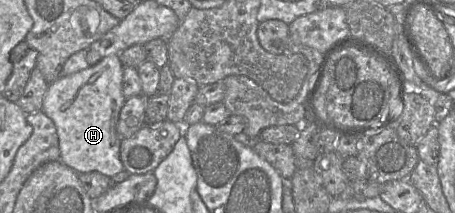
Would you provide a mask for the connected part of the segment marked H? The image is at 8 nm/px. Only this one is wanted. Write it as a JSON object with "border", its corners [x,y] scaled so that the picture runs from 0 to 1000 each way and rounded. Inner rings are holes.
{"border":[[[240,258],[204,310],[149,357],[132,357],[103,413],[92,521],[121,582],[132,756],[169,812],[213,803],[244,836],[275,793],[264,746],[266,653],[257,624],[264,516],[277,469],[268,432],[270,319],[259,258]]]}

